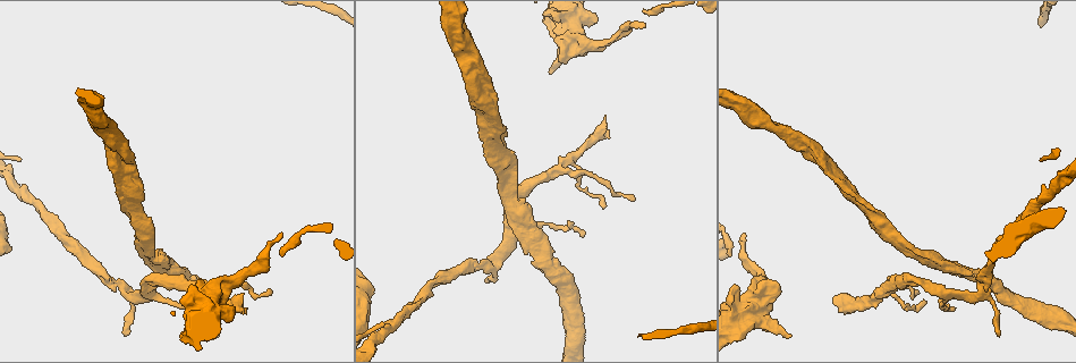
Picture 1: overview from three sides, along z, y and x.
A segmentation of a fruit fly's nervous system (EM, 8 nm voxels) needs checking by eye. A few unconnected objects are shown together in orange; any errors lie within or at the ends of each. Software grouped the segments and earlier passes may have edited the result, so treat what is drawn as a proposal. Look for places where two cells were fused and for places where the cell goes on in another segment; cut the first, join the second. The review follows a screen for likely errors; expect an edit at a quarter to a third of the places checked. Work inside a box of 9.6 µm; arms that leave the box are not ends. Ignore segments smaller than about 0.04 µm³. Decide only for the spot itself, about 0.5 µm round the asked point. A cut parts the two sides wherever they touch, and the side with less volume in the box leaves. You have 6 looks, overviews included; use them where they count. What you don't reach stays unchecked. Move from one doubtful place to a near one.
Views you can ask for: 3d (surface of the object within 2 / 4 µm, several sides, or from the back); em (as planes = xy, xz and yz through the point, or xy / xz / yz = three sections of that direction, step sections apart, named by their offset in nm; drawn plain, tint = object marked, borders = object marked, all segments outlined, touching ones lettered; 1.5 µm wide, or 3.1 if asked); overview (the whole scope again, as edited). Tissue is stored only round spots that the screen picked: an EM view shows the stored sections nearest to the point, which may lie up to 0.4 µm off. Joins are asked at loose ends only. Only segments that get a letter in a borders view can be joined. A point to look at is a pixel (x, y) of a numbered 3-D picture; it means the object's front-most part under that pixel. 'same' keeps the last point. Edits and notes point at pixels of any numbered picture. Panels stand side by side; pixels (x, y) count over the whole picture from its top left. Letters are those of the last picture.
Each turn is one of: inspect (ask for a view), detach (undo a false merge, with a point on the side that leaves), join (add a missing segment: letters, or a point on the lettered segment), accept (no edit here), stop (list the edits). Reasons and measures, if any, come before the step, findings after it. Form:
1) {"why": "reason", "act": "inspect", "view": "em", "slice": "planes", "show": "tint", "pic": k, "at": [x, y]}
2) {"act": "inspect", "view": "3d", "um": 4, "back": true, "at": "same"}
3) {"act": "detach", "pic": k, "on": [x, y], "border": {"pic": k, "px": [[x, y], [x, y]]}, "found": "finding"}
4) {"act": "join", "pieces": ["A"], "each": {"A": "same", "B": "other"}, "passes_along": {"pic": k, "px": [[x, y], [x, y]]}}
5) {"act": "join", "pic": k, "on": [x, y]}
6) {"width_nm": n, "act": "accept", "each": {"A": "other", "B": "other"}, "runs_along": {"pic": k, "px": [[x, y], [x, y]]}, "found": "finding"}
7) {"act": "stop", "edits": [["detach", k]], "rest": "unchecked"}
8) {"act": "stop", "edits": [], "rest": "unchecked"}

{"why": "branch stops here", "act": "inspect", "view": "3d", "um": 4, "pic": 1, "at": [606, 115]}

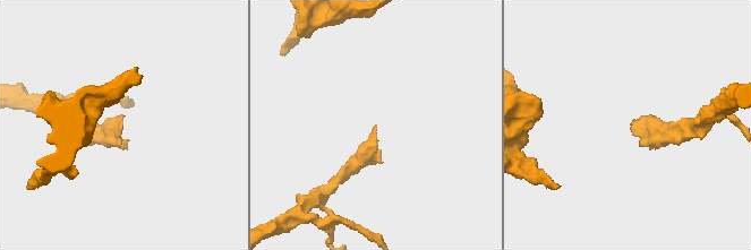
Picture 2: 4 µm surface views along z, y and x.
{"act": "inspect", "view": "em", "slice": "planes", "show": "tint", "pic": 2, "at": [121, 131]}

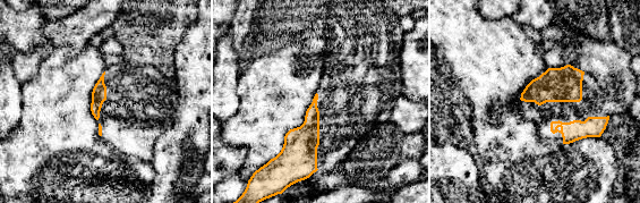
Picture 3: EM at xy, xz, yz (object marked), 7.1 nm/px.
{"act": "inspect", "view": "em", "slice": "planes", "show": "borders", "at": "same"}

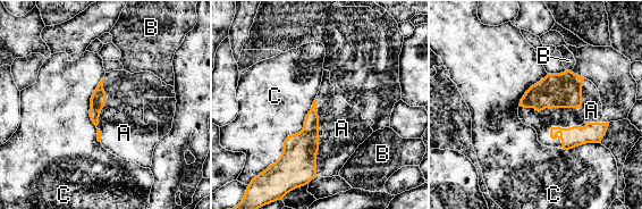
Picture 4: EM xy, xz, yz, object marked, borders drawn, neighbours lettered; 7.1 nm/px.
{"act": "join", "pieces": ["A"], "each": {"A": "same", "B": "other", "C": "other"}, "found": "it goes on there"}

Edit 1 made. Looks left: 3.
{"act": "inspect", "view": "overview"}

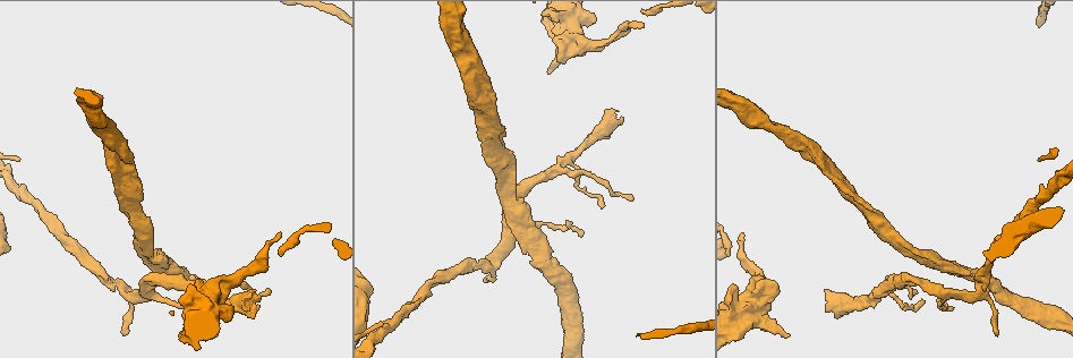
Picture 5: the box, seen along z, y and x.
{"why": "tapers out", "act": "inspect", "view": "em", "slice": "planes", "show": "borders", "pic": 5, "at": [952, 307]}

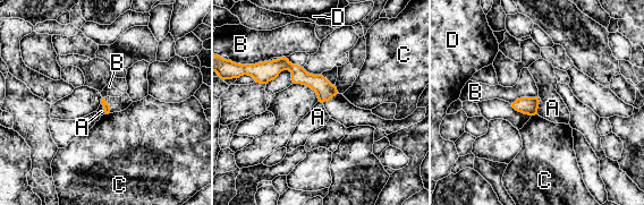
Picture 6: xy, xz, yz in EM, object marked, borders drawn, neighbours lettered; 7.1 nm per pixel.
{"act": "accept", "each": {"A": "other", "B": "other", "C": "other", "D": "other"}, "border": {"pic": 6, "px": [[540, 101], [536, 113]]}, "found": "none of them fits"}

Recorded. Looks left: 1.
{"act": "stop", "edits": [["join", 4]], "rest": "unchecked"}

